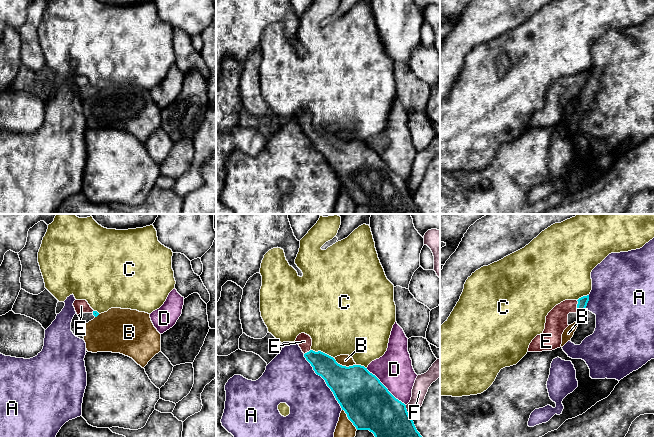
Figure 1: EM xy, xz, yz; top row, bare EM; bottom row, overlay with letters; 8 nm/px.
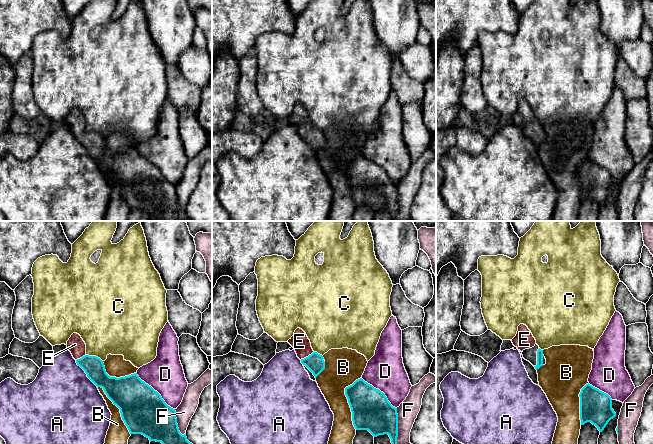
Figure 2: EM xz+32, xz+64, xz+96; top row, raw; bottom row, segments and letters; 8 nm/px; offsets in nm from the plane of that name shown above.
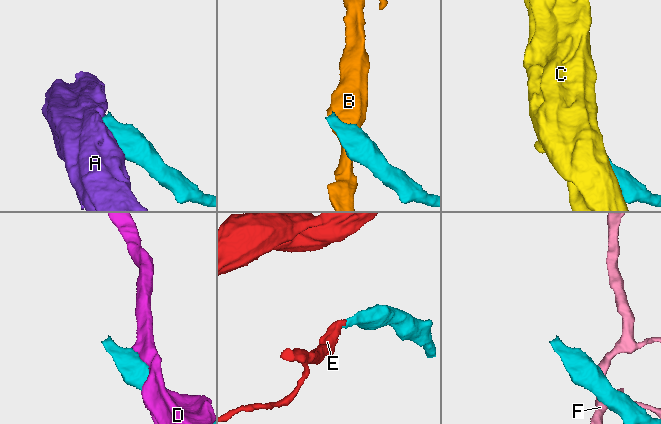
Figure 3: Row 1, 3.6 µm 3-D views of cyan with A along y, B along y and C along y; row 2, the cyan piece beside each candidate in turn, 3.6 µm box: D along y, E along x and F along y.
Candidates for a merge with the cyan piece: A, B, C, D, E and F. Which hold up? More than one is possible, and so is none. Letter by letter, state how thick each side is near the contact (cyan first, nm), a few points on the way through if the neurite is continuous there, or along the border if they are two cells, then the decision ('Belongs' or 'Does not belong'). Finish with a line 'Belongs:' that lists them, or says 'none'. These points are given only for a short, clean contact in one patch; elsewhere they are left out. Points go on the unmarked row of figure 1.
A: Thickness 360 nm (cyan) against 400 nm. Does not belong
B: Thickness 360 nm (cyan) against 100 nm. Does not belong
C: Thickness 220 nm (cyan) against 480 nm. Does not belong
D: Thickness 380 nm (cyan) against 300 nm. Does not belong
E: Thickness 80 nm (cyan) against 180 nm. Path across: yz (582, 78), (577, 82), (570, 82), (557, 95). Belongs
F: Thickness 360 nm (cyan) against 120 nm. Does not belong
Belongs: E

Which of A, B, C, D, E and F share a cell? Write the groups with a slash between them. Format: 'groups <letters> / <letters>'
groups A / B / C / D / E / F

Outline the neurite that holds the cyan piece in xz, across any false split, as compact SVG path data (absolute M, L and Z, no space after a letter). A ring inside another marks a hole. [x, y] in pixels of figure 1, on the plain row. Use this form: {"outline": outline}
{"outline": "M305 109L299 110L295 118L315 149L325 156L357 206L369 206L375 214L423 214L410 194L406 181L396 175L367 144L361 141L342 142L333 133L321 127L313 127L312 115Z"}

